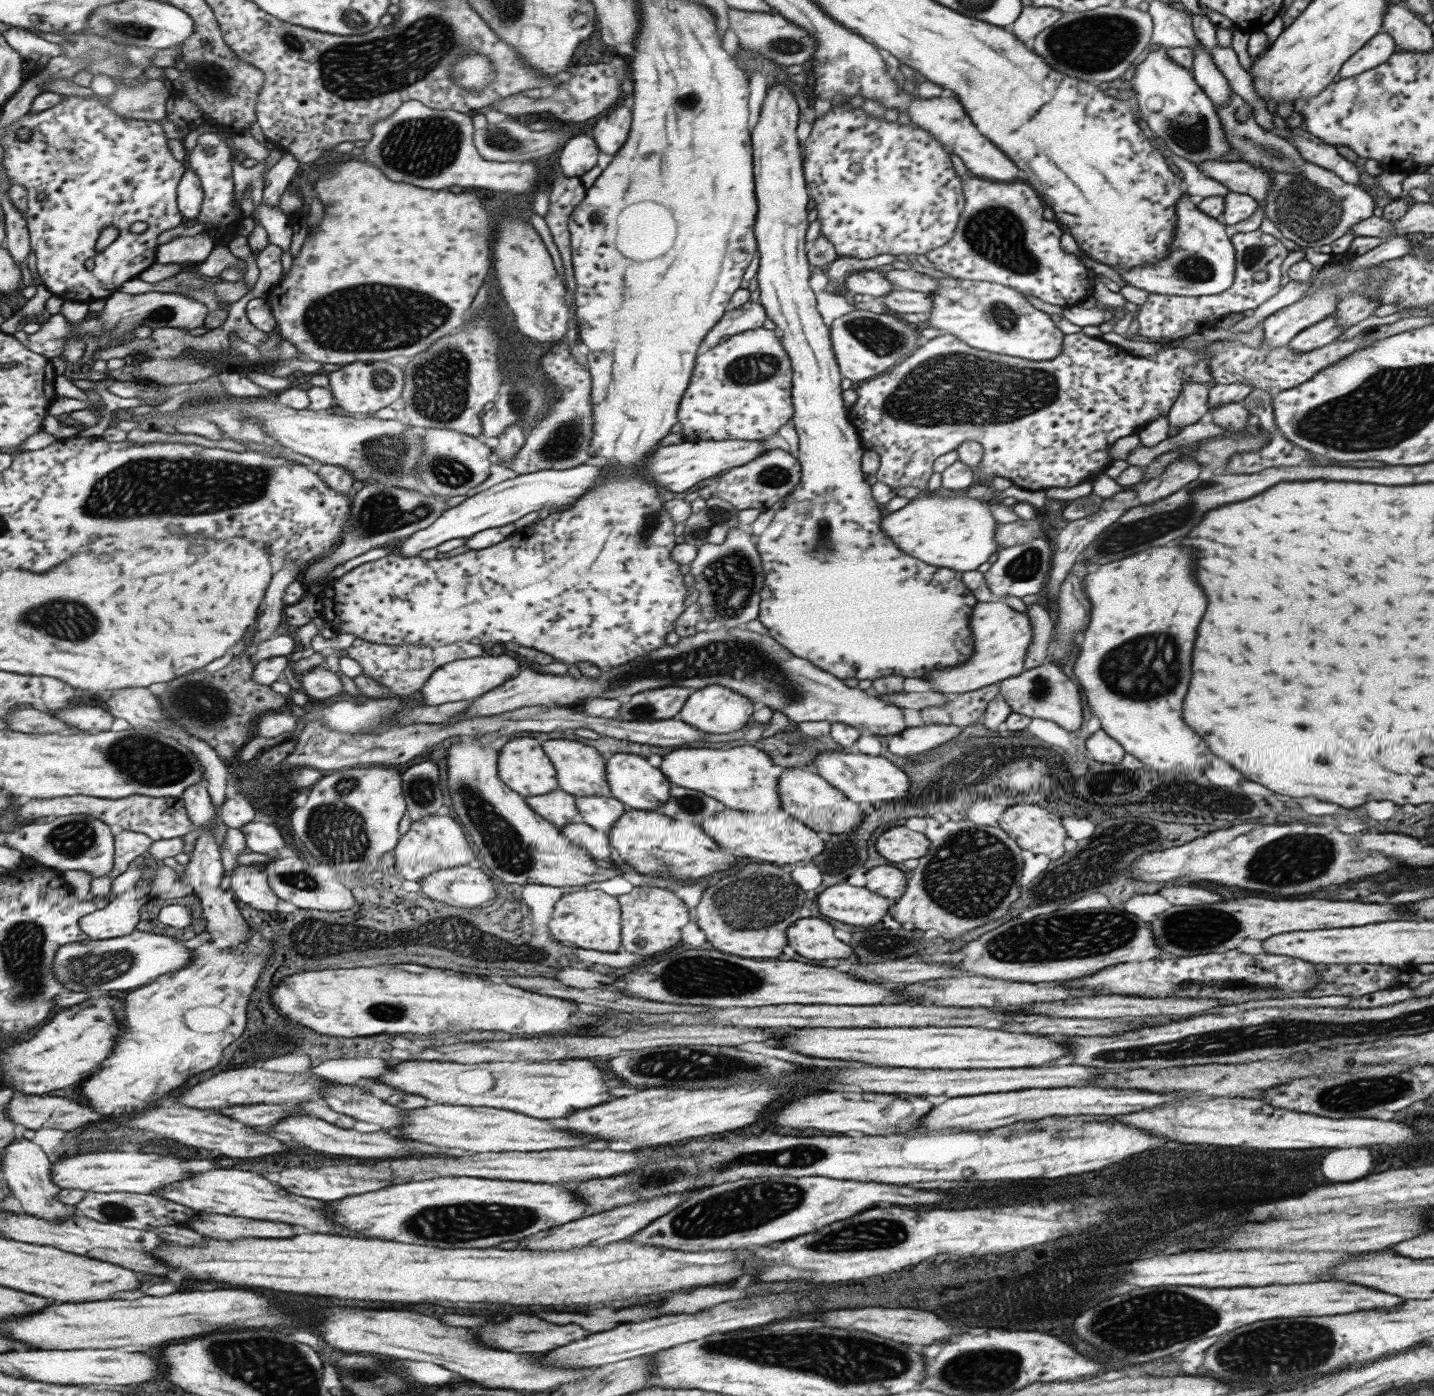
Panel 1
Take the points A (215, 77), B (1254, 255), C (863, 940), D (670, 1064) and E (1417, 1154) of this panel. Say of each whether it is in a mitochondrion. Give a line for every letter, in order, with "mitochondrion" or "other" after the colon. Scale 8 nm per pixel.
A: mitochondrion
B: mitochondrion
C: mitochondrion
D: mitochondrion
E: other

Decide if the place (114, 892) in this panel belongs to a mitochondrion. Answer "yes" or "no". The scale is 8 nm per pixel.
no

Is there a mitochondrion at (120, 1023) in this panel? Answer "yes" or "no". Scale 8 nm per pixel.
no

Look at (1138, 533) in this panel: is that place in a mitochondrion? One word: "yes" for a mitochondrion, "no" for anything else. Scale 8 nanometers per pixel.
yes

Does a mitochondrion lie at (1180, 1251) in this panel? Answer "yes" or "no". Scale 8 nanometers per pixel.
no

